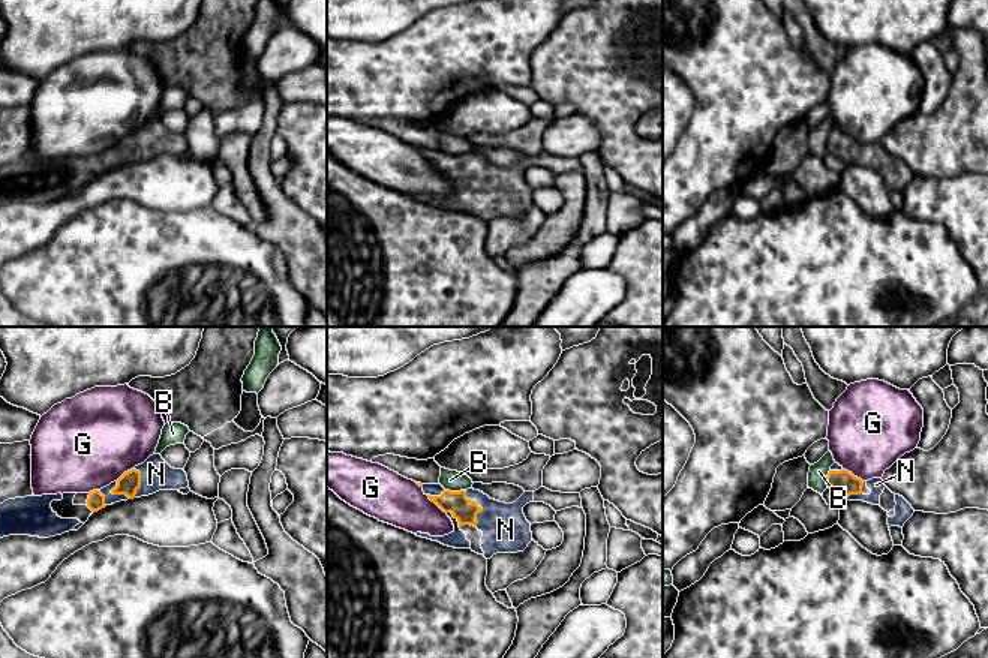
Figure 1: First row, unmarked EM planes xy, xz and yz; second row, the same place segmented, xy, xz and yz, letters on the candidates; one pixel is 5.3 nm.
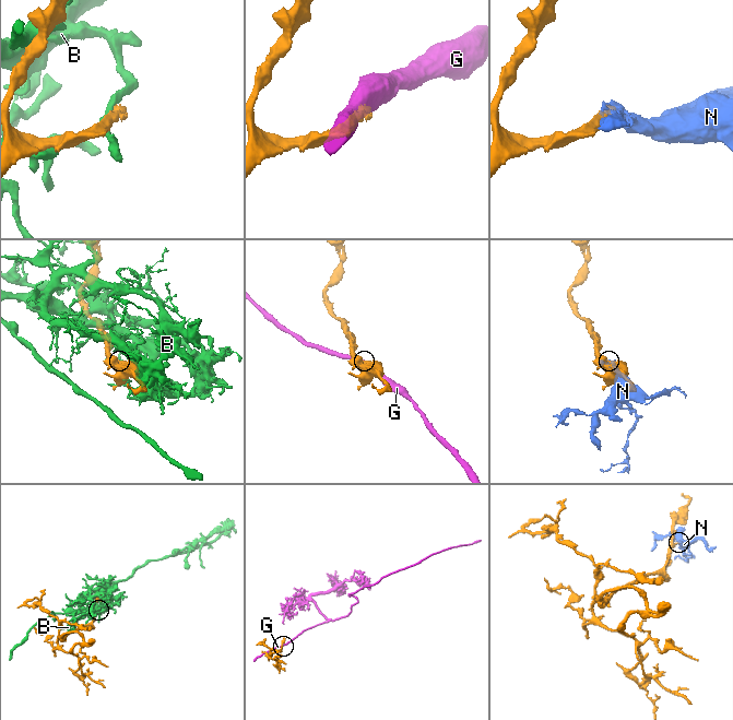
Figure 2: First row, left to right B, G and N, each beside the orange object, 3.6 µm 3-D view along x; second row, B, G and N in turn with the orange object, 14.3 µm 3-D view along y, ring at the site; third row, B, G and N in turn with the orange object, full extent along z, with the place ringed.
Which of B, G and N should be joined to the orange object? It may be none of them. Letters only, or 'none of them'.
N

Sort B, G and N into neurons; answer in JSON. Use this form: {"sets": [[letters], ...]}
{"sets": [["B"], ["G"], ["N"]]}

